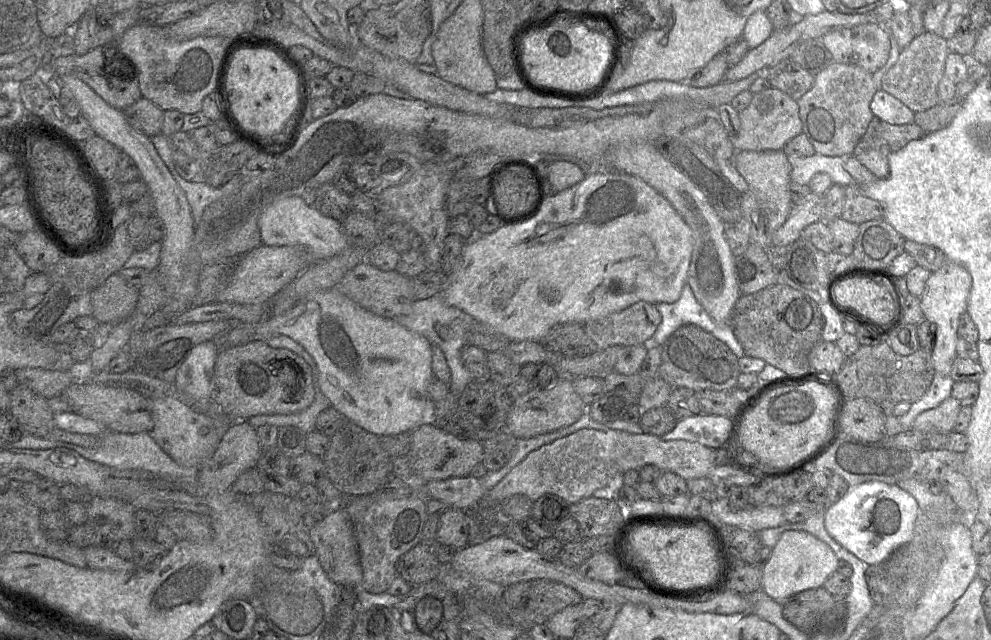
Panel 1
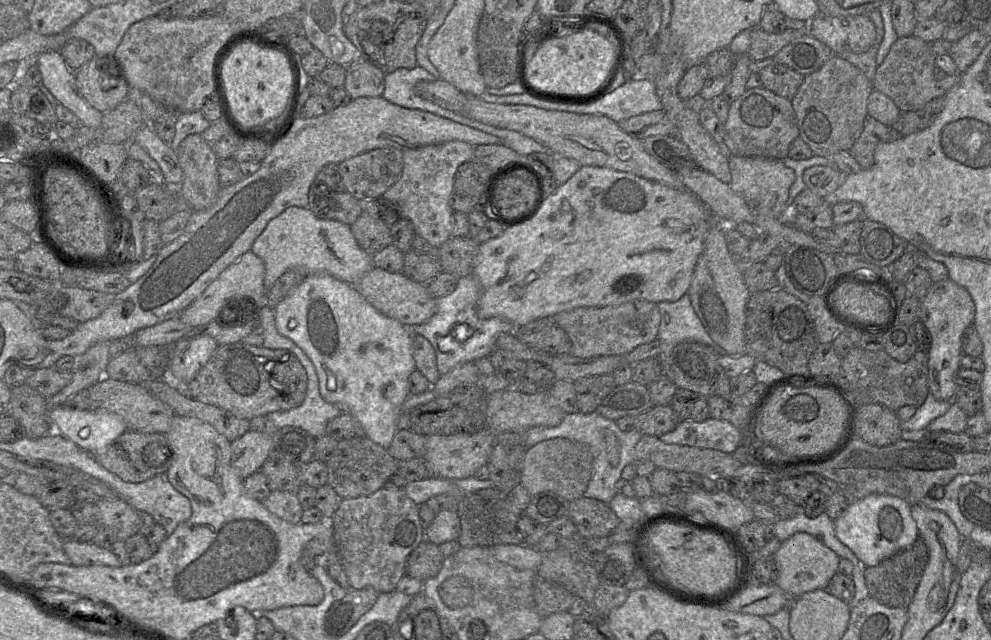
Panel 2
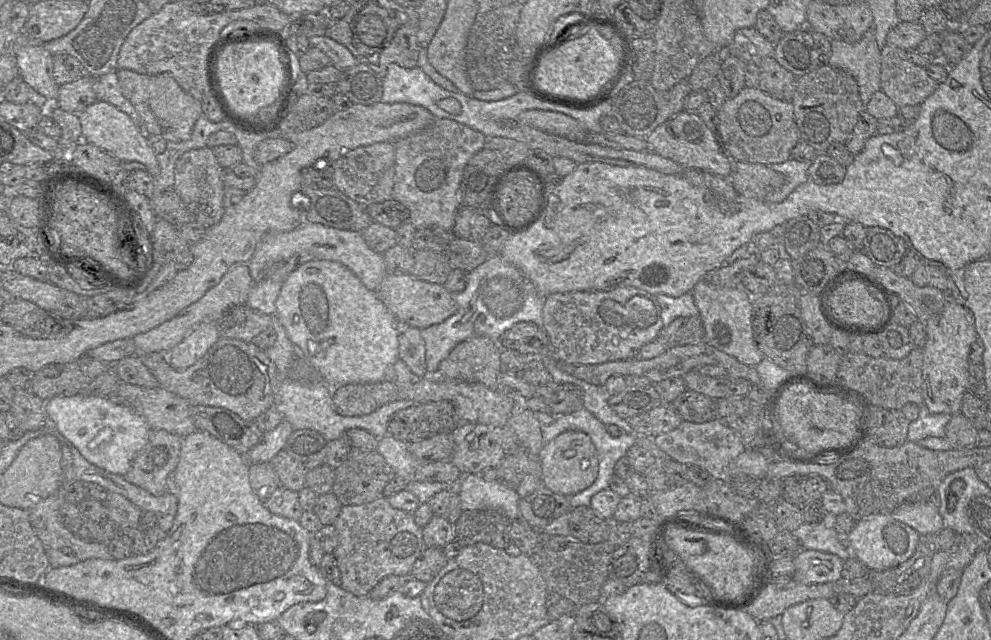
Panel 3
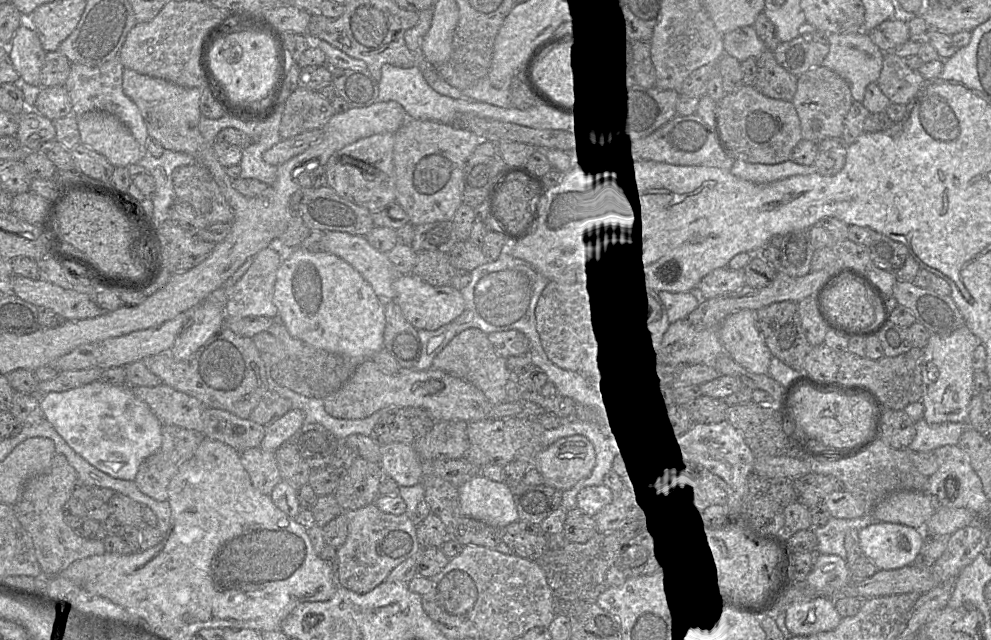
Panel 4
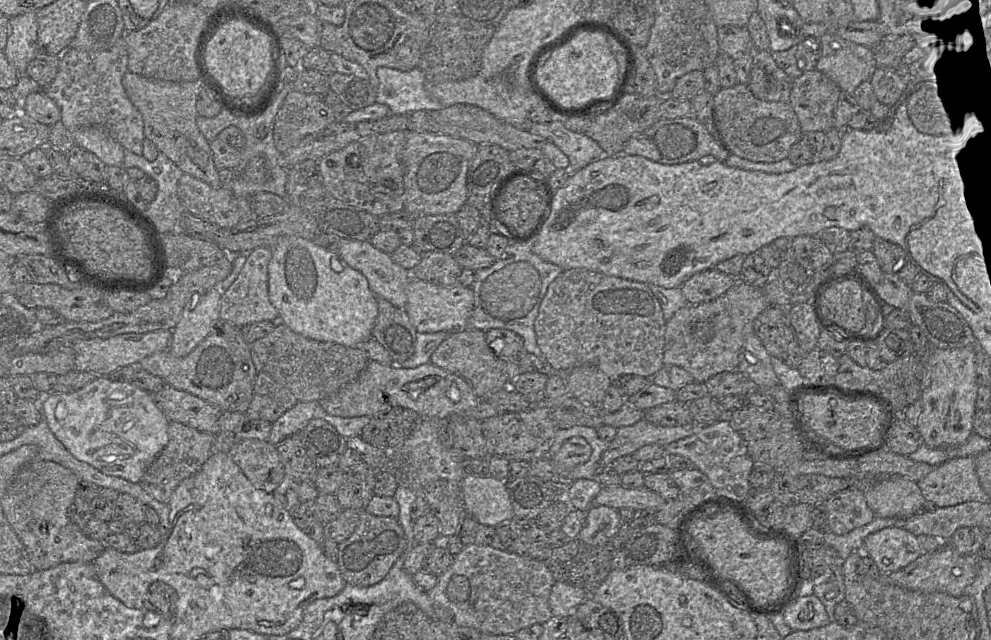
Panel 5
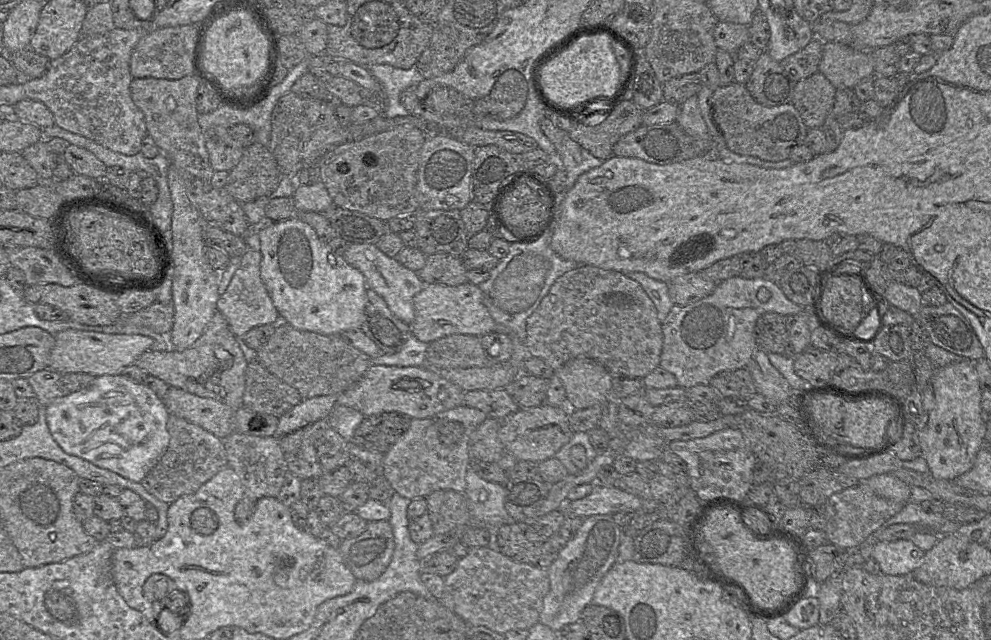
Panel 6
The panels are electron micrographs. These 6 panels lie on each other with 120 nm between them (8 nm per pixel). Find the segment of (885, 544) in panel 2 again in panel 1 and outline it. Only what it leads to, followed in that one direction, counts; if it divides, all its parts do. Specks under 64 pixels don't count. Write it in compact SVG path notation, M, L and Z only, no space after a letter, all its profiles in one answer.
M868 482L849 486L846 494L823 513L828 534L867 565L879 564L912 540L919 507L914 497L898 485Z

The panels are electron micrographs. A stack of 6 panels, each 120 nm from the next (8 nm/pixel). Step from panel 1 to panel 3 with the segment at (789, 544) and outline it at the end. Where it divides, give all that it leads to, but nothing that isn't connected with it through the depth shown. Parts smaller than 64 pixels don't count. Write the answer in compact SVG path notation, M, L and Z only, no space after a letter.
M801 549L794 555L793 580L802 584L835 582L842 577L843 562L832 553Z

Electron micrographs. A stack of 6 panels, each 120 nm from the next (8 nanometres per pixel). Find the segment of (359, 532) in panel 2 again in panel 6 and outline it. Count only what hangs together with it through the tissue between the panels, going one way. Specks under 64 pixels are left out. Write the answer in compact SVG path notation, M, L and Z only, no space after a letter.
M371 521L357 537L344 539L338 550L357 580L374 581L389 566L395 548L388 521Z

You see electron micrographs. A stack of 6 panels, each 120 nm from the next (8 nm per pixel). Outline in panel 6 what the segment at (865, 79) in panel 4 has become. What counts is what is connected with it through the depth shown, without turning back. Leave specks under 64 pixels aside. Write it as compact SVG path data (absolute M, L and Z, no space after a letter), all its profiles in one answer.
M825 41L818 71L836 89L853 89L860 81L874 78L869 51L856 49L850 44Z

